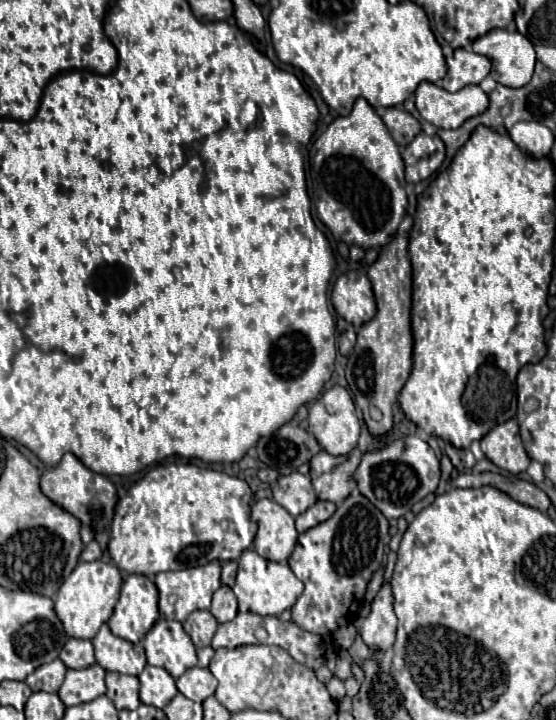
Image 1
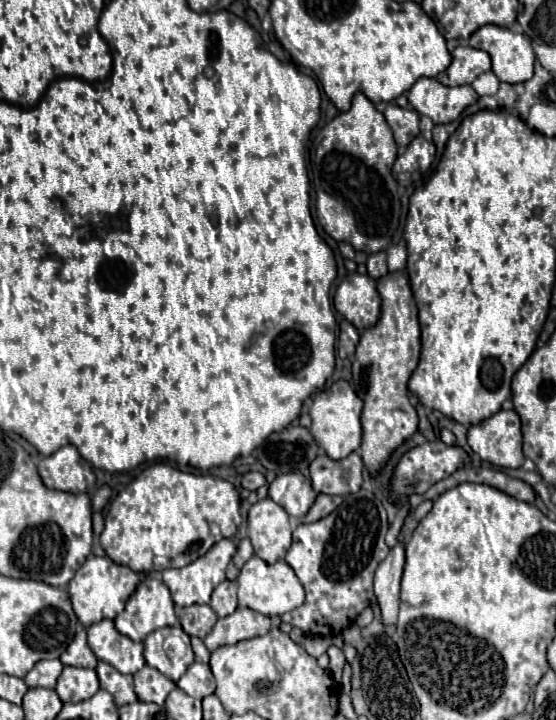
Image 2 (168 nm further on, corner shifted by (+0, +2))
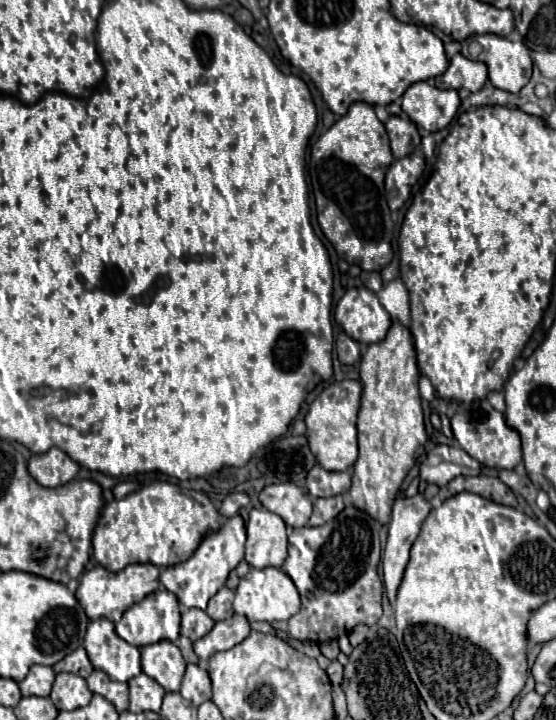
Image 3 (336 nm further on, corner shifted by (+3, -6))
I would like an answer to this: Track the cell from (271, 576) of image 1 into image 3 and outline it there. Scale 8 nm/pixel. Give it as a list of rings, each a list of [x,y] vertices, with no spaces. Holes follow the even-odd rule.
[[[252,568],[238,584],[236,588],[236,600],[234,600],[234,612],[246,616],[248,620],[262,620],[262,622],[274,622],[274,620],[288,620],[294,616],[300,608],[300,596],[294,588],[294,582],[290,576],[286,576],[280,568],[264,568],[256,570]]]

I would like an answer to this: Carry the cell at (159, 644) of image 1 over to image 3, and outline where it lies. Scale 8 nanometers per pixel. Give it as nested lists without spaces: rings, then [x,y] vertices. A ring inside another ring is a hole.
[[[160,640],[140,648],[142,652],[142,672],[154,678],[166,692],[178,692],[182,676],[186,672],[186,660],[180,648],[170,640]]]

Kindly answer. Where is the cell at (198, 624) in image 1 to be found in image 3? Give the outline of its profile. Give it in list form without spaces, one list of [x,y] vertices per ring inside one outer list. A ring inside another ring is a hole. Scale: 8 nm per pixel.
[[[190,608],[190,610],[182,610],[182,626],[180,626],[180,634],[190,638],[192,642],[206,636],[210,632],[210,628],[214,628],[214,620],[198,608]]]

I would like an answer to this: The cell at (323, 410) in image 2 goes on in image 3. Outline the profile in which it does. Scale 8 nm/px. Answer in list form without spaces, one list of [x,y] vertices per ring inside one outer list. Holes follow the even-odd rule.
[[[342,380],[326,386],[320,396],[310,404],[306,414],[308,426],[308,446],[314,452],[318,464],[326,470],[348,470],[358,458],[358,442],[356,442],[356,416],[360,408],[362,386],[354,380]]]

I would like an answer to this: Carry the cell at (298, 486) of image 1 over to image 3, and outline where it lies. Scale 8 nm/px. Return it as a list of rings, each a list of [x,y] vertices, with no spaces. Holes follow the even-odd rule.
[[[290,482],[266,486],[260,492],[260,502],[292,528],[306,526],[312,514],[312,502],[308,498],[308,492]]]

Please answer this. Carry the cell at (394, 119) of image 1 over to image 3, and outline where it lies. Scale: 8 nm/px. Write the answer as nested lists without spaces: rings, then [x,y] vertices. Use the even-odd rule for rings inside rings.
[[[390,116],[384,126],[390,138],[394,158],[402,158],[420,146],[420,134],[412,120],[404,116]]]

